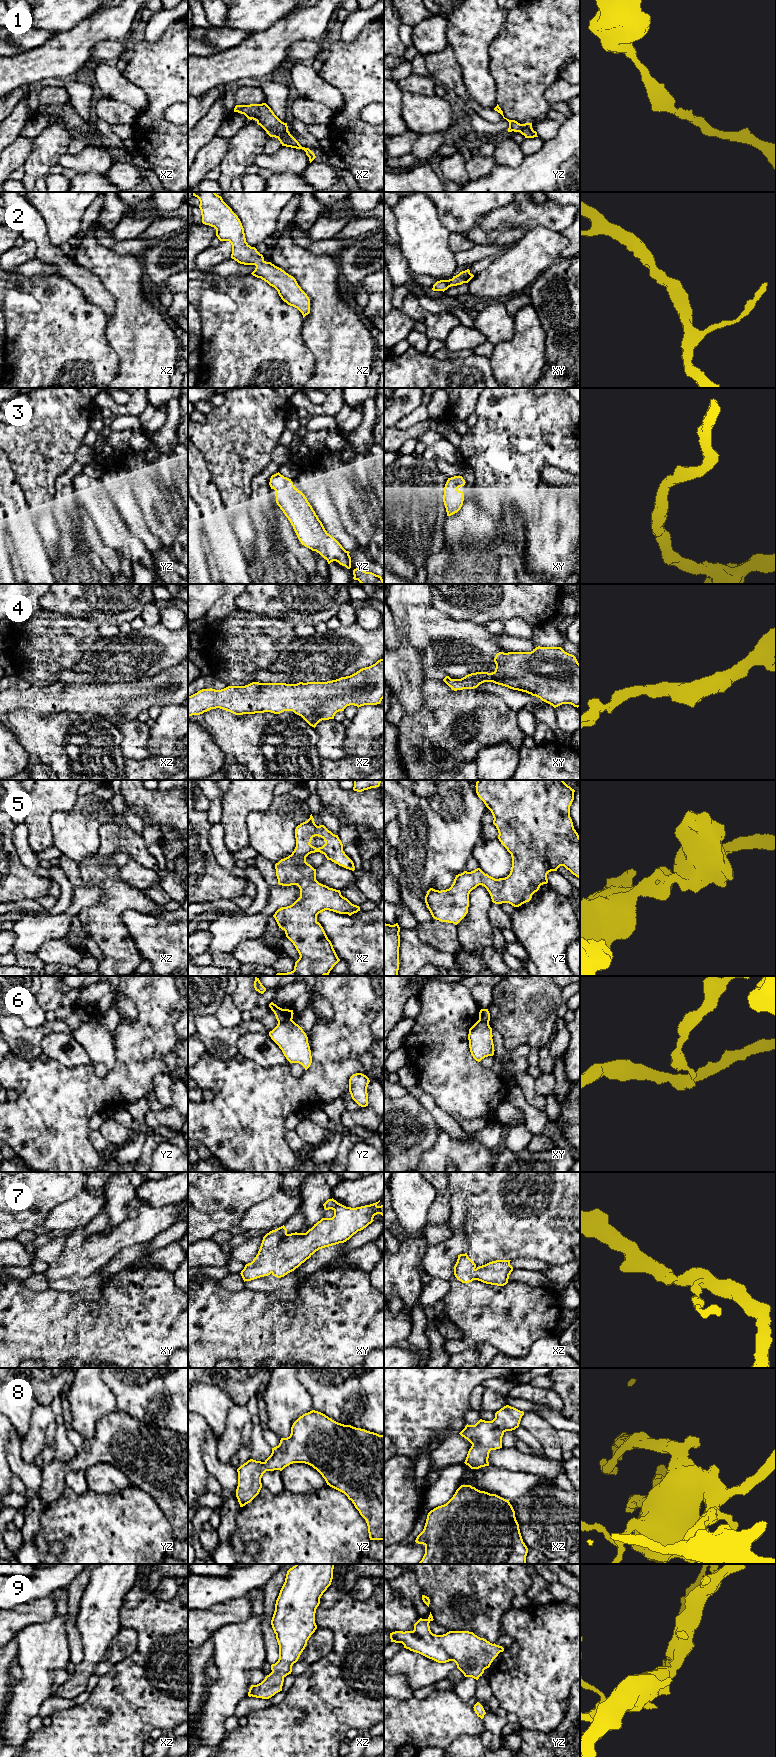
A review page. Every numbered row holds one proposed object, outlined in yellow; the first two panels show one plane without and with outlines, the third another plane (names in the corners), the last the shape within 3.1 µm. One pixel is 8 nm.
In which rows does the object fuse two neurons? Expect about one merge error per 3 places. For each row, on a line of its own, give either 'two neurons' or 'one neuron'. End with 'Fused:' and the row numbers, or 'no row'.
1: one neuron
2: one neuron
3: one neuron
4: one neuron
5: one neuron
6: two neurons
7: one neuron
8: one neuron
9: one neuron
Fused: 6

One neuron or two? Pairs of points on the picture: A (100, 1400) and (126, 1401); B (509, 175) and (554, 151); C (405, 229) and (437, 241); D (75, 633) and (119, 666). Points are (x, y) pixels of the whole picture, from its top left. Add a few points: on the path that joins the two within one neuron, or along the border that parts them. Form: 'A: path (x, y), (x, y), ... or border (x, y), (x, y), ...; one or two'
A: border (103, 1381), (113, 1393), (117, 1409); two
B: path (520, 175), (524, 175), (543, 157); one
C: path (413, 229), (429, 241); one
D: border (101, 637), (76, 663); two

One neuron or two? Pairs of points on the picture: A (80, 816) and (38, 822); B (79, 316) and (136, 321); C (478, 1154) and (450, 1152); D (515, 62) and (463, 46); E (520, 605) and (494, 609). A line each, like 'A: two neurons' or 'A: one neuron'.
A: two neurons
B: two neurons
C: one neuron
D: two neurons
E: one neuron

